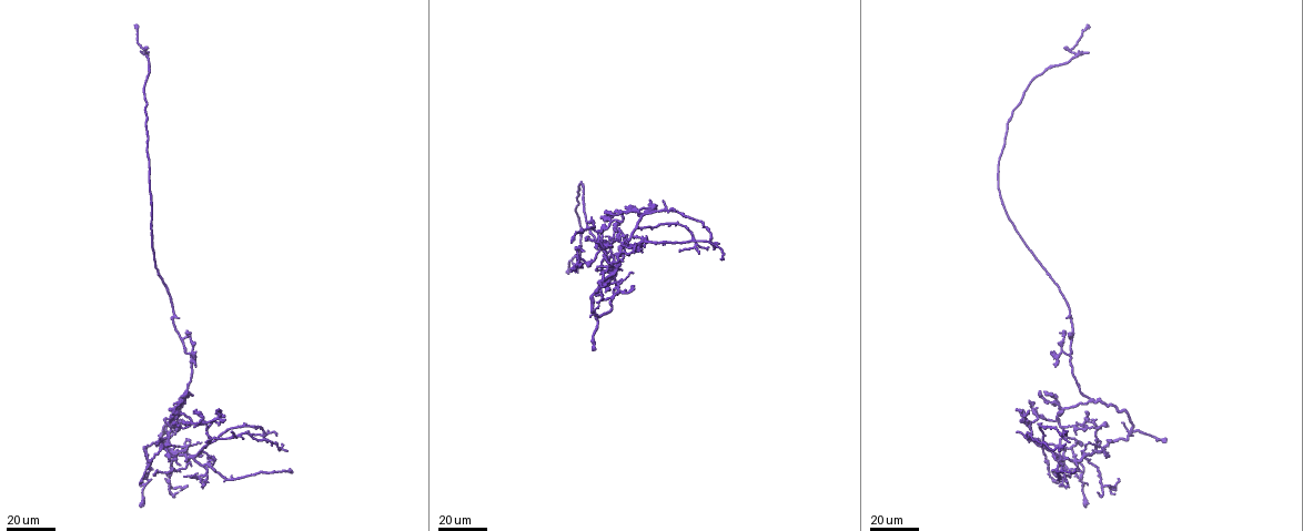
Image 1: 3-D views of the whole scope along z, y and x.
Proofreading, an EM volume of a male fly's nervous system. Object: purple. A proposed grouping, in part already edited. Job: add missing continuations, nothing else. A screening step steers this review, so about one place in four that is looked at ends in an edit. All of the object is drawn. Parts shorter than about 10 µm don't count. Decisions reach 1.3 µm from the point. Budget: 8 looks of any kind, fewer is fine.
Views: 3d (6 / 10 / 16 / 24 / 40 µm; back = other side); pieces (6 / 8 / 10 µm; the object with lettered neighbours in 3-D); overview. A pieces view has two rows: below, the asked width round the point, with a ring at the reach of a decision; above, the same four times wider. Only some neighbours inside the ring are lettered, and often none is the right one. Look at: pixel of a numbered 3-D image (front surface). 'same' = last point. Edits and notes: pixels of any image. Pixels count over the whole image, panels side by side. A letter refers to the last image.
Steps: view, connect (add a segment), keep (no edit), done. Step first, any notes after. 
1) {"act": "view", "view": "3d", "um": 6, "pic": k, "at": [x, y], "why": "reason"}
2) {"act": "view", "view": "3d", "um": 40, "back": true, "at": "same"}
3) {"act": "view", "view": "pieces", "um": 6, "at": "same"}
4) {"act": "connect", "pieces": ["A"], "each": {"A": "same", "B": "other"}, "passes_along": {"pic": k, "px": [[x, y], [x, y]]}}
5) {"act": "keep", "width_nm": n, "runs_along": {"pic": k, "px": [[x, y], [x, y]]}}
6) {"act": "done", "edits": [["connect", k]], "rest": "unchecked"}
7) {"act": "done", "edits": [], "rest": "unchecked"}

{"act": "view", "view": "3d", "um": 40, "pic": 1, "at": [1106, 454], "why": "tapers out"}

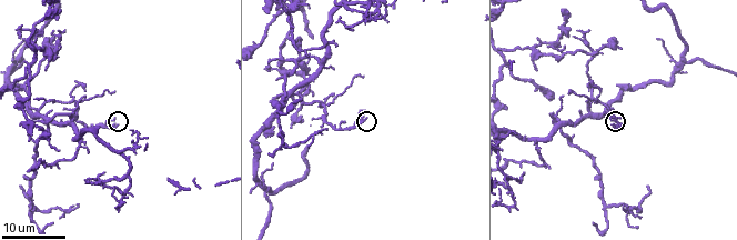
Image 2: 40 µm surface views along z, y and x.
{"act": "view", "view": "pieces", "um": 6, "pic": 2, "at": [365, 118]}

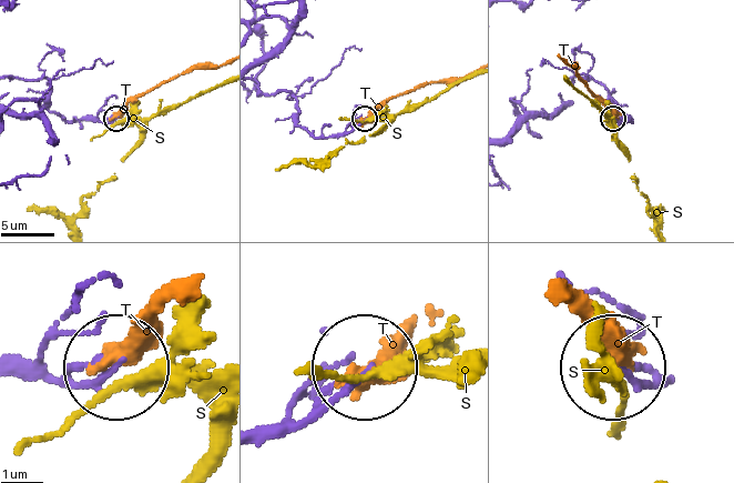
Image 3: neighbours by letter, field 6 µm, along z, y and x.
{"act": "keep", "width_nm": 140, "each": {"S": "other", "T": "other"}, "runs_along": {"pic": 3, "px": [[59, 372], [119, 362]]}, "found": "no lettered segment goes on from it"}

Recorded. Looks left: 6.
{"act": "view", "view": "3d", "um": 40, "pic": 1, "at": [625, 205], "why": "branch stops here"}

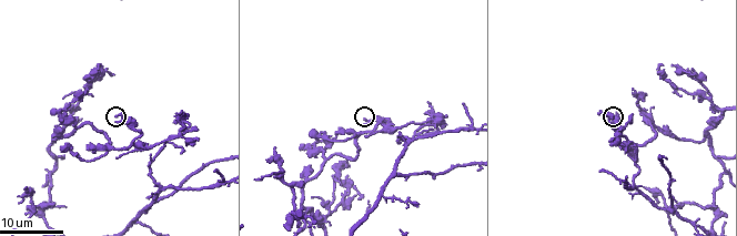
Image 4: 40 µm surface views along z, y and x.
{"act": "view", "view": "pieces", "um": 10, "pic": 4, "at": [116, 115]}

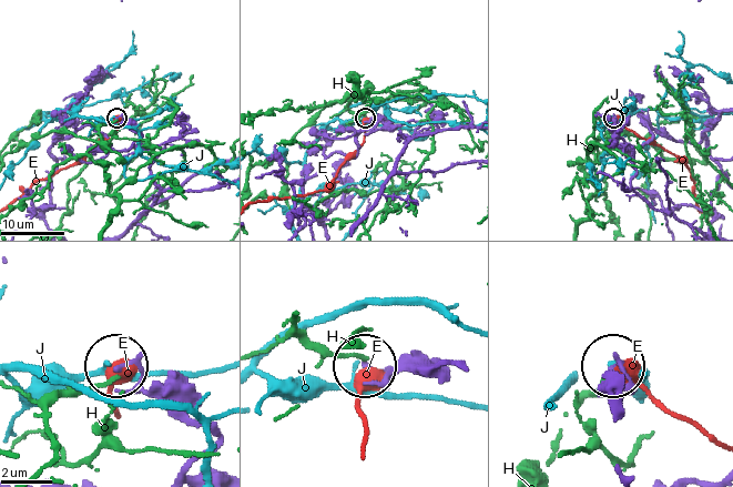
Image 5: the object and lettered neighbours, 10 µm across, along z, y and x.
{"act": "keep", "each": {"E": "other", "H": "other", "J": "other"}, "runs_along": {"pic": 5, "px": [[444, 363], [406, 365], [393, 379], [369, 365]]}, "found": "none of them fits"}

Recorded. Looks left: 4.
{"act": "view", "view": "3d", "um": 16, "pic": 4, "at": [61, 131], "why": "free end"}

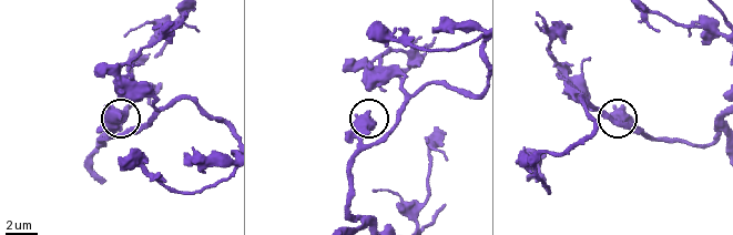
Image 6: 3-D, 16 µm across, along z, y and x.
{"act": "view", "view": "pieces", "um": 6, "pic": 6, "at": [117, 118]}

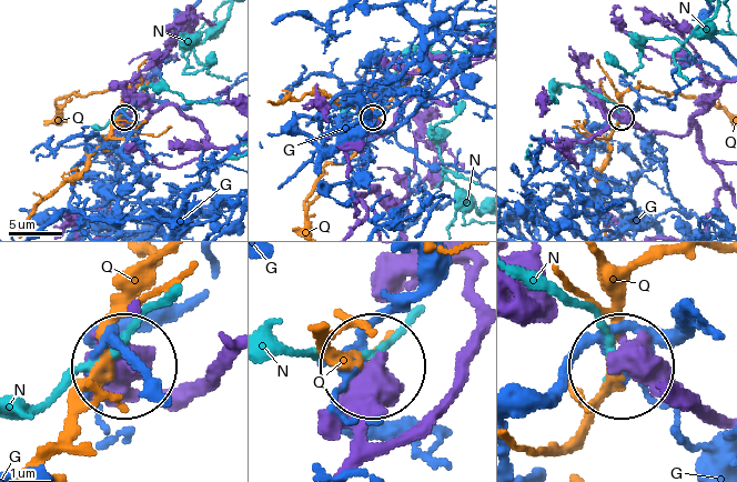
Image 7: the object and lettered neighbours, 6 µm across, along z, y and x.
{"act": "keep", "each": {"G": "other", "N": "other", "Q": "other"}, "runs_along": {"pic": 7, "px": [[722, 425], [619, 369]]}, "found": "no lettered segment goes on from it"}

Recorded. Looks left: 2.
{"act": "view", "view": "3d", "um": 24, "pic": 1, "at": [1163, 441], "why": "long arm stops here"}

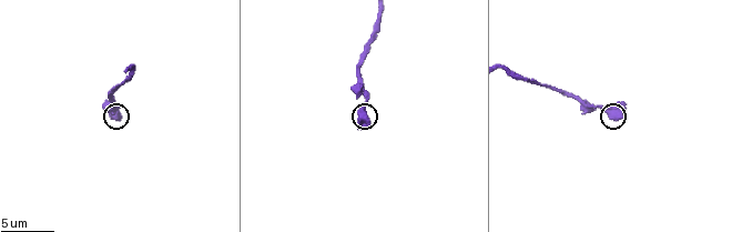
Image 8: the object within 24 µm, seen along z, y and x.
{"act": "view", "view": "pieces", "um": 10, "pic": 8, "at": [621, 110], "why": "see the neighbours"}

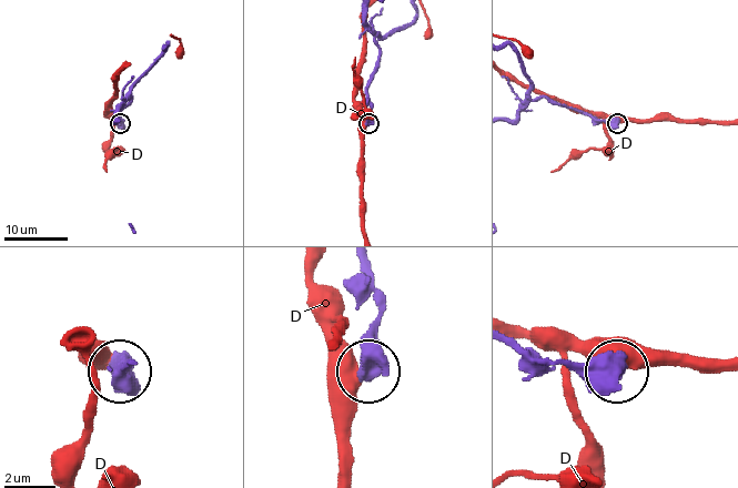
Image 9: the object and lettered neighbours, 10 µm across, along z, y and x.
{"act": "keep", "each": {"D": "other"}, "found": "no lettered segment goes on from it"}

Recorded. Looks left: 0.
{"act": "done", "edits": [], "rest": "unchecked"}

